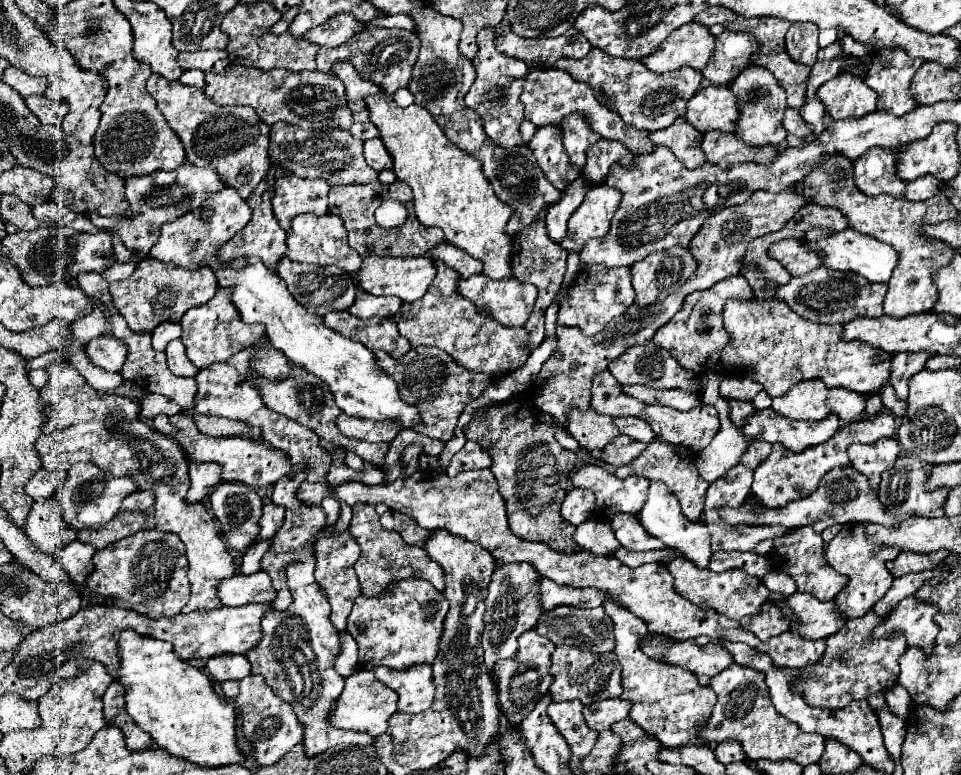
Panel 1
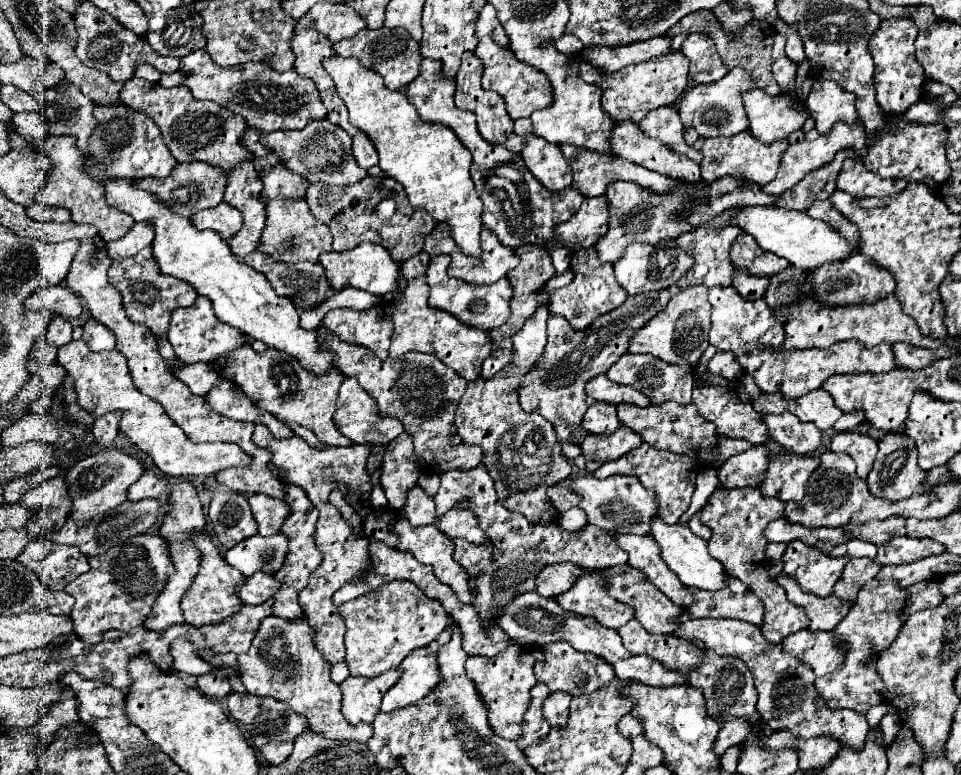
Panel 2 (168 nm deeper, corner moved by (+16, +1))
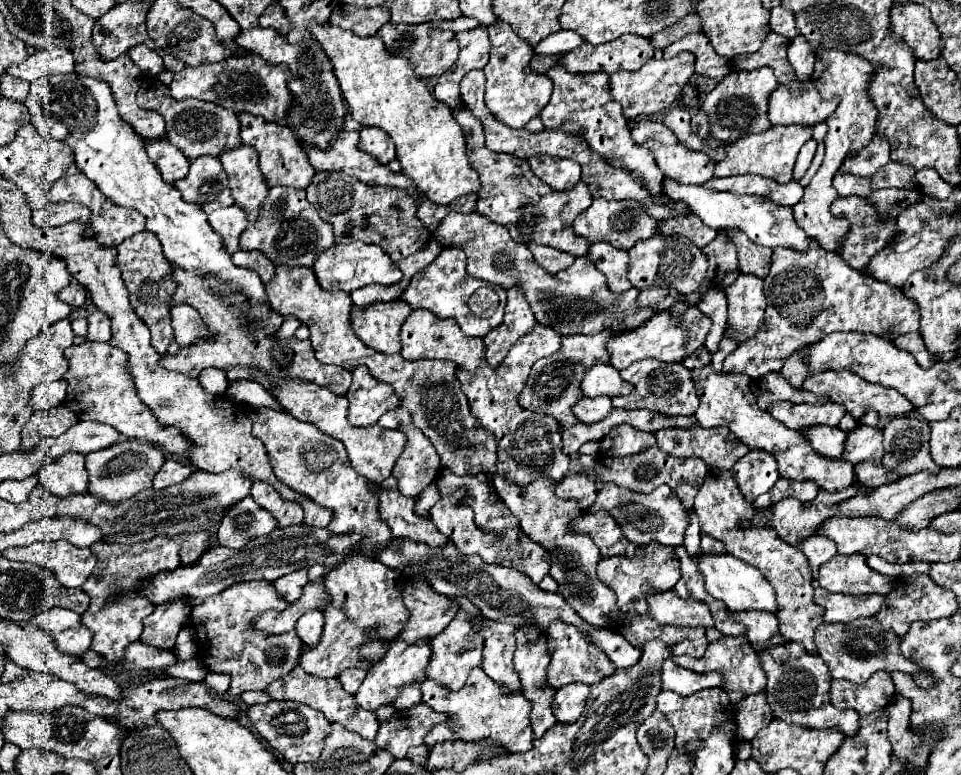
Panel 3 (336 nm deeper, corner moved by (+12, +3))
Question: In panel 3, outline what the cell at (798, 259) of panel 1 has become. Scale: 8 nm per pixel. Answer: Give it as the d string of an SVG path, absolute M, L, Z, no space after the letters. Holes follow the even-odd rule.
M730 229L728 233L730 233L732 243L738 249L740 273L744 273L744 275L756 275L756 277L766 277L768 275L770 257L772 257L772 249L756 245L740 229Z

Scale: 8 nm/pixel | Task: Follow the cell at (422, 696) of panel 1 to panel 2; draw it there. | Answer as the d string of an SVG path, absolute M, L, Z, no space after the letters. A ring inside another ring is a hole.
M448 625L444 629L444 633L440 633L440 637L436 641L432 641L428 647L424 649L416 649L412 651L402 663L400 667L404 669L404 675L398 679L398 683L384 693L382 699L382 711L394 711L394 709L402 709L406 705L418 703L420 699L424 699L432 689L438 687L438 683L442 681L442 675L438 671L438 659L436 659L436 651L450 641L452 635L452 625Z

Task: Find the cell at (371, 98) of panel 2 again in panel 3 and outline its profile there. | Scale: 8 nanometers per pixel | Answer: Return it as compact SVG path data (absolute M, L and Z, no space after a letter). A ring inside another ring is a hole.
M316 21L308 25L308 31L332 61L352 117L360 125L378 127L392 137L402 173L416 183L422 195L432 203L450 203L450 199L480 191L478 171L468 161L460 125L454 121L450 107L436 101L426 83L414 77L408 61L392 57L376 35L356 37L340 27L320 25Z

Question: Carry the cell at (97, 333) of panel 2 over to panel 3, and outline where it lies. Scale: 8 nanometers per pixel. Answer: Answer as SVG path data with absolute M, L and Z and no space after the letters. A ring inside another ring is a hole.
M94 311L88 317L88 341L110 341L112 339L112 331L110 331L110 319L106 313L102 311Z

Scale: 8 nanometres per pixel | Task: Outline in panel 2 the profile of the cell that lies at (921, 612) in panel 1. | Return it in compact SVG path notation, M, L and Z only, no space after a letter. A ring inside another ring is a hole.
M926 579L926 581L914 583L912 587L908 587L908 591L910 591L910 599L908 599L908 607L902 613L902 619L910 617L914 611L938 607L944 601L944 595L940 595L938 579Z

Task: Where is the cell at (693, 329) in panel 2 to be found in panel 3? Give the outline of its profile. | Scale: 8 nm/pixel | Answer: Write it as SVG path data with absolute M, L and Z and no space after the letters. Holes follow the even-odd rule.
M690 305L682 317L672 317L670 309L664 311L656 311L644 325L640 325L634 331L626 331L620 333L616 337L612 337L612 341L608 341L608 351L612 353L612 367L616 369L624 369L628 365L632 365L634 361L640 359L658 359L658 361L676 361L680 363L682 359L690 357L696 349L700 349L704 345L706 335L710 333L712 321L698 309L698 305Z

